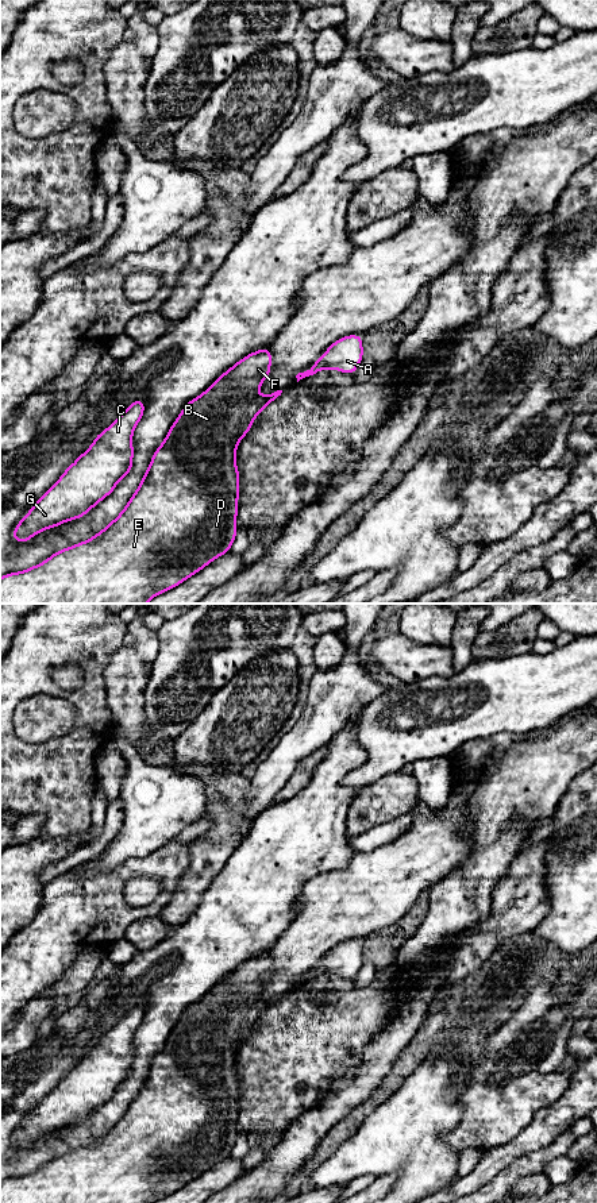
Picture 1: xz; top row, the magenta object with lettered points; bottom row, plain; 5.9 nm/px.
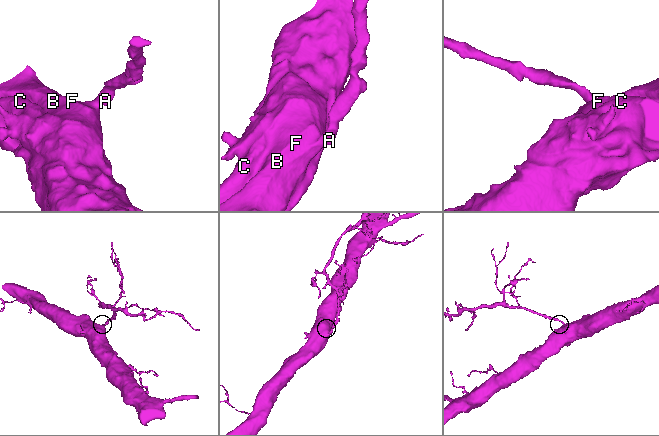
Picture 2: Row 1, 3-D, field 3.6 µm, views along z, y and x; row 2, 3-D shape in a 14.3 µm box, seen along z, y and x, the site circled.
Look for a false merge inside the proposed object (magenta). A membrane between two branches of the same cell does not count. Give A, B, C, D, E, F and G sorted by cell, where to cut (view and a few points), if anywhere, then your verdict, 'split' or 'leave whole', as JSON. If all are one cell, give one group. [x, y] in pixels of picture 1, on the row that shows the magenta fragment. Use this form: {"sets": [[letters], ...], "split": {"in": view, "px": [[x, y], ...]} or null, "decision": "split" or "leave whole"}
{"sets": [["A", "B", "C", "D", "E", "F", "G"]], "split": null, "decision": "leave whole"}

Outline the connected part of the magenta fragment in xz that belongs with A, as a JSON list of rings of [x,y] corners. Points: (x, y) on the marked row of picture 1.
[[[348,335],[338,339],[307,371],[296,375],[297,382],[332,367],[344,374],[355,373],[363,358],[362,339],[363,335]]]

